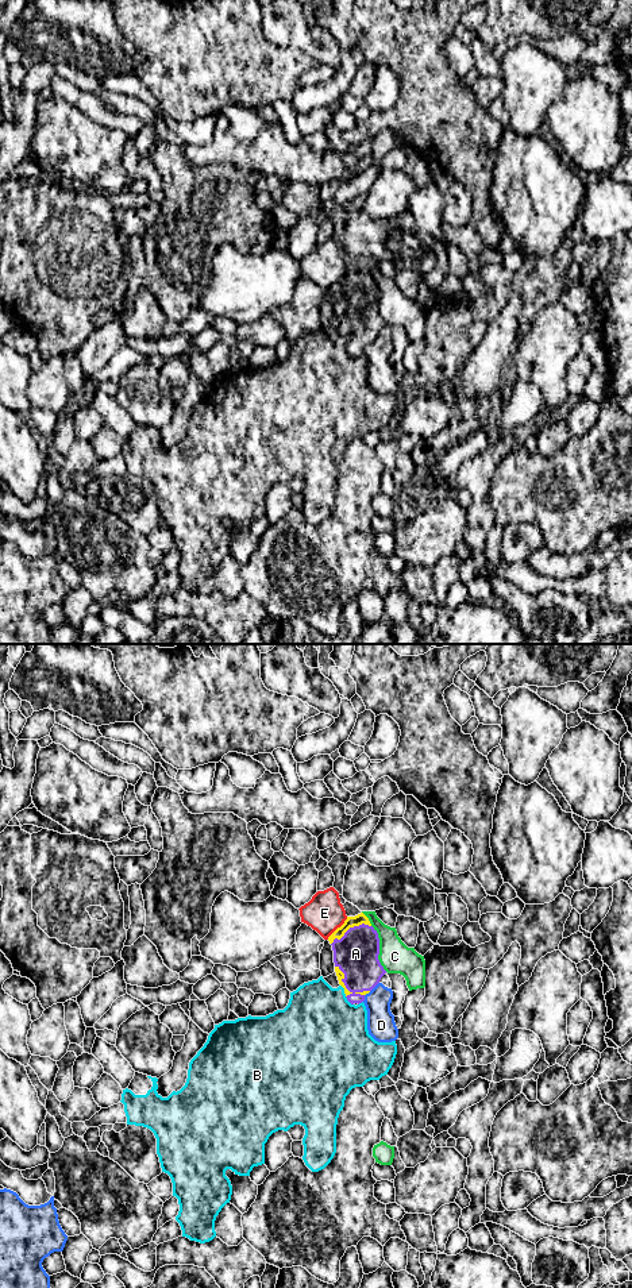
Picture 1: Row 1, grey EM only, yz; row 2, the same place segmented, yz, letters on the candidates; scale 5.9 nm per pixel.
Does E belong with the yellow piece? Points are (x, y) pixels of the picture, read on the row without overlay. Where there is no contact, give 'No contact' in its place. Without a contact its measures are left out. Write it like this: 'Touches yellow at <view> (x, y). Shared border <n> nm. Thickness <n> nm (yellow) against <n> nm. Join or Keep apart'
Touches yellow at yz (338, 280). Shared border 180 nm. Thickness 70 nm (yellow) against 240 nm. Keep apart

